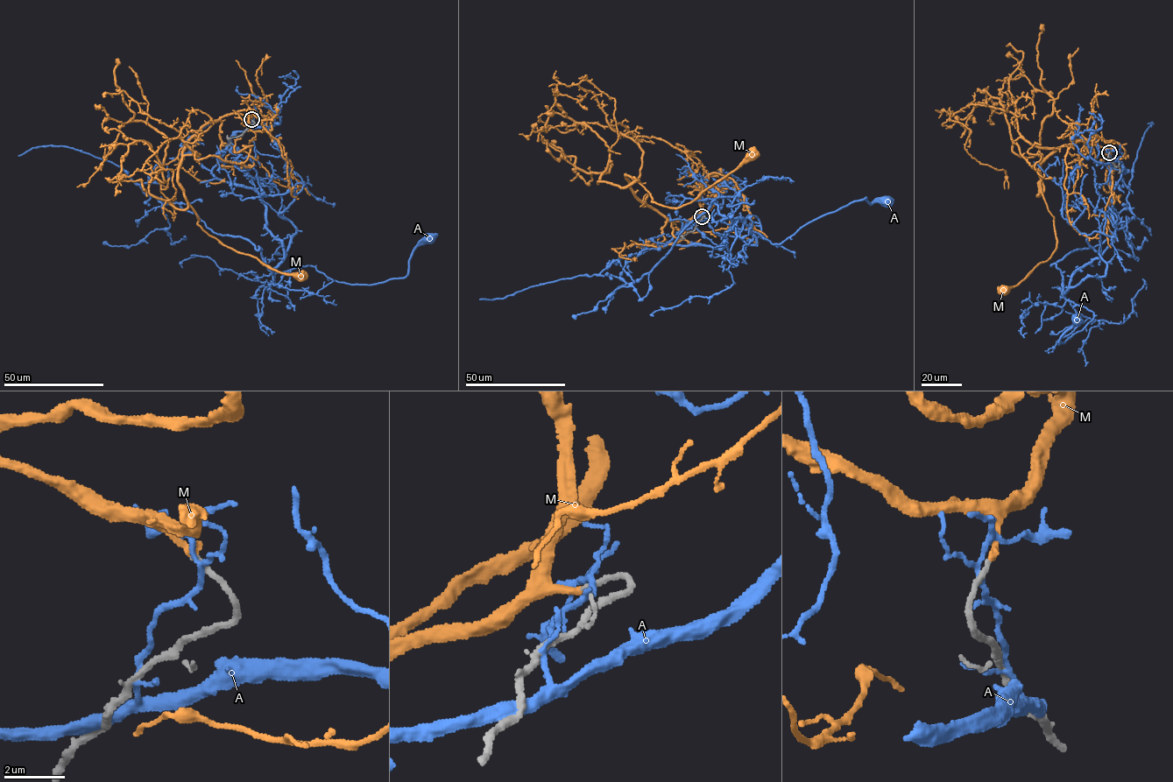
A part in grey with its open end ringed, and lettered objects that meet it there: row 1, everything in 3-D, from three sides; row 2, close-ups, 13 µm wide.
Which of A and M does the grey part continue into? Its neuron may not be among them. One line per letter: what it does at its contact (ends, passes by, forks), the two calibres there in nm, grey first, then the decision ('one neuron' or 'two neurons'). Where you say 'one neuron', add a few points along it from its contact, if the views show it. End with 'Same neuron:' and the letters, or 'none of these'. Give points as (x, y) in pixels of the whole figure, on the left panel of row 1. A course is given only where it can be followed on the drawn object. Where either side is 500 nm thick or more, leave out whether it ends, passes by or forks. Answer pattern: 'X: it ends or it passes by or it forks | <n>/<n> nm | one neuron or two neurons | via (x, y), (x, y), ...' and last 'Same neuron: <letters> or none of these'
A: it forks | 200/150 nm | two neurons
M: it ends | 190/240 nm | one neuron | via (251, 120), (226, 114), (201, 125), (182, 152), (178, 183), (198, 224), (210, 236), (278, 271), (302, 275)
Same neuron: M

